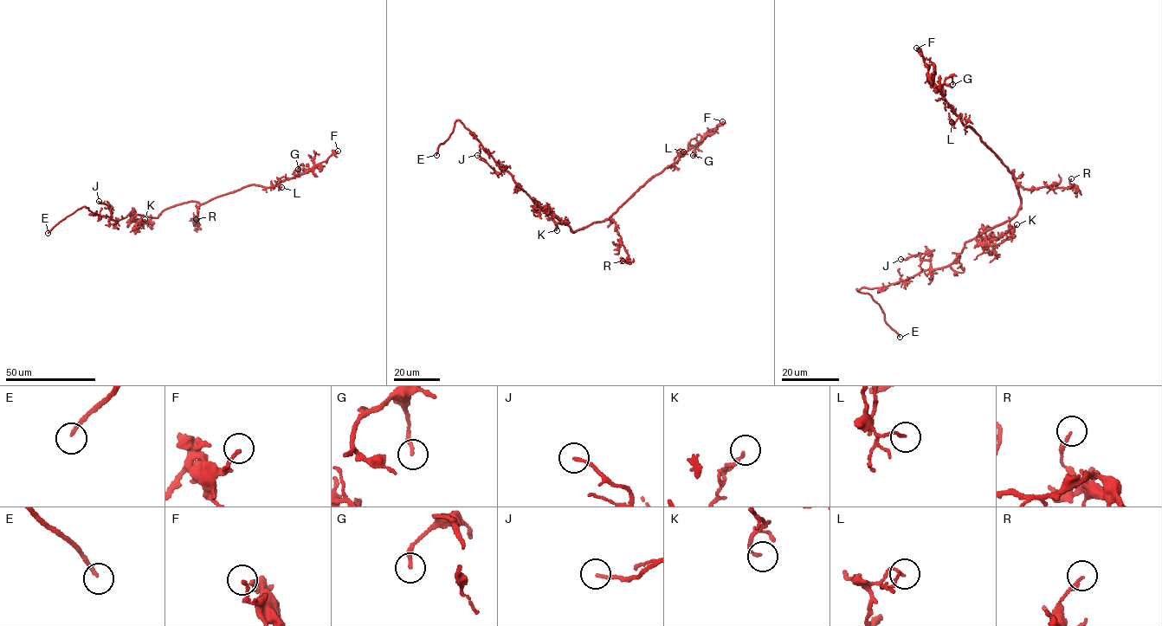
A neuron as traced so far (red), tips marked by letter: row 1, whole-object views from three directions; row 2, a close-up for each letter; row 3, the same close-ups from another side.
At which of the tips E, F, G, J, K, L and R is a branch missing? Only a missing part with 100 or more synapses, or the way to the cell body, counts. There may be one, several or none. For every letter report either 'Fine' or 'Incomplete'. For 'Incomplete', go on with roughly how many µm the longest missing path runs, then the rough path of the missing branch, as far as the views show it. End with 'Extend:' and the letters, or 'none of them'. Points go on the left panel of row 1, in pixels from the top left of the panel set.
E: Incomplete. Missing length about 3 µm
F: Fine
G: Fine
J: Fine
K: Fine
L: Fine
R: Fine
Extend: E

